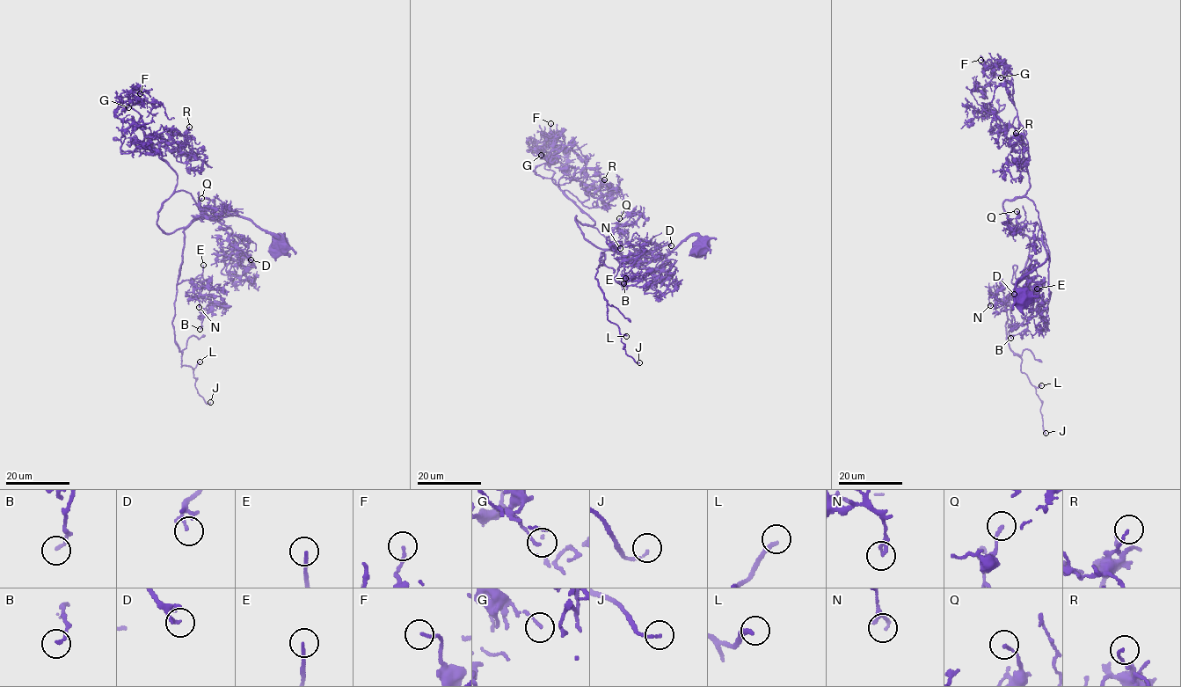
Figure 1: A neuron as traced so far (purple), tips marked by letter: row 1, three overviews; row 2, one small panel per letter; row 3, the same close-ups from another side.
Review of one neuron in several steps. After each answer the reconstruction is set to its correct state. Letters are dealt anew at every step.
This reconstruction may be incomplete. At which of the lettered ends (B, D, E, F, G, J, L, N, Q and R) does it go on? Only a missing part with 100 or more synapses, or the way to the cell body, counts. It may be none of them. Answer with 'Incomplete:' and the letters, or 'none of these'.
Incomplete: E, J

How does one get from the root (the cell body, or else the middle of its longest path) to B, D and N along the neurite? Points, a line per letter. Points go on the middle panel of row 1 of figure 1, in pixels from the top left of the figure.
B: (699, 248), (693, 235), (652, 261), (605, 252), (600, 264), (600, 257), (623, 289), (647, 273), (623, 283)
D: (699, 248), (690, 235), (631, 261), (653, 271), (646, 288), (657, 255), (642, 255), (671, 245)
N: (699, 248), (693, 235), (652, 261), (607, 251), (600, 264), (614, 276), (642, 251), (607, 243), (620, 248)

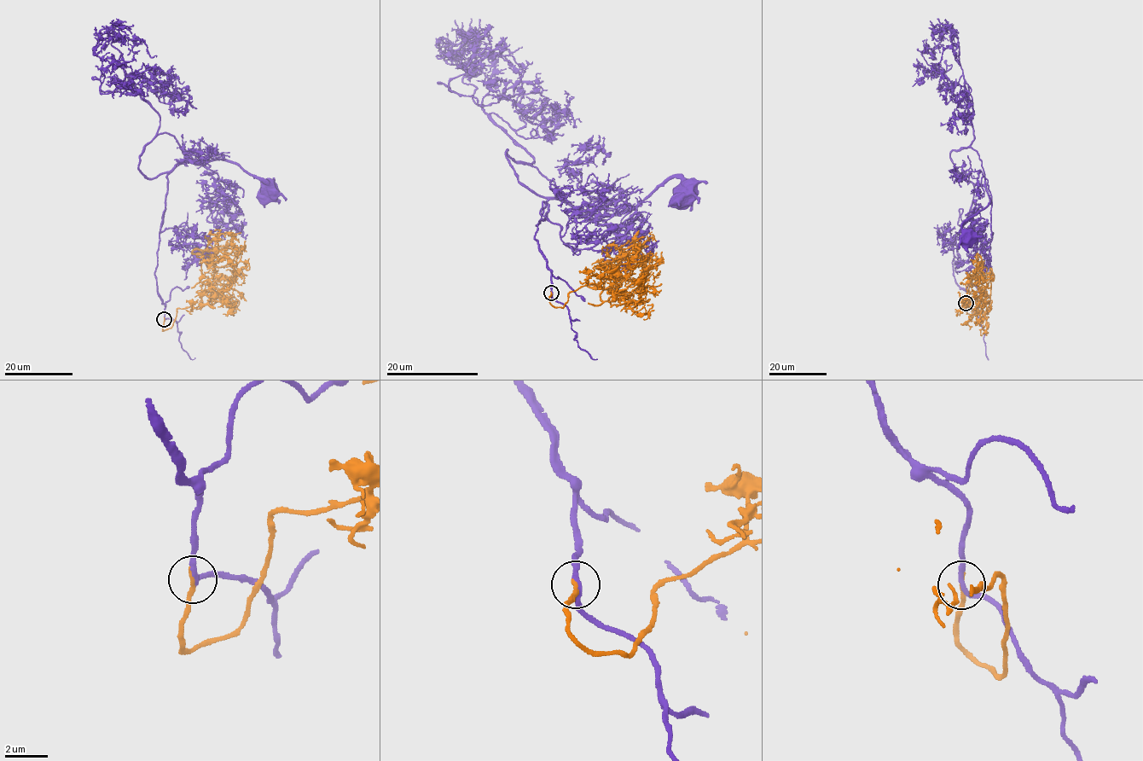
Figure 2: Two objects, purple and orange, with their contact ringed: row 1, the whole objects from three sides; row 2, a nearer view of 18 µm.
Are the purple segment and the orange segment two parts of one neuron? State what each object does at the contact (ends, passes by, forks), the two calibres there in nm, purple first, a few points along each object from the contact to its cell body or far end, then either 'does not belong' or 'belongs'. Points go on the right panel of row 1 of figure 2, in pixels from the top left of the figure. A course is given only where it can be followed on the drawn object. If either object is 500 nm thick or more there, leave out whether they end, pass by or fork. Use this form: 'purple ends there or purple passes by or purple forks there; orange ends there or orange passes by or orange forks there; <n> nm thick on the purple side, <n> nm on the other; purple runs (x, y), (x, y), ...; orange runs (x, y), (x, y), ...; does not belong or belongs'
purple passes by; orange ends there; 240 nm thick on the purple side, 220 nm on the other; purple runs (966, 304), (966, 293), (953, 272), (953, 242), (978, 184), (990, 203), (962, 225), (968, 239); orange runs (966, 304), (970, 316), (969, 299), (981, 304), (988, 297), (991, 273), (983, 267), (975, 277), (966, 272); belongs

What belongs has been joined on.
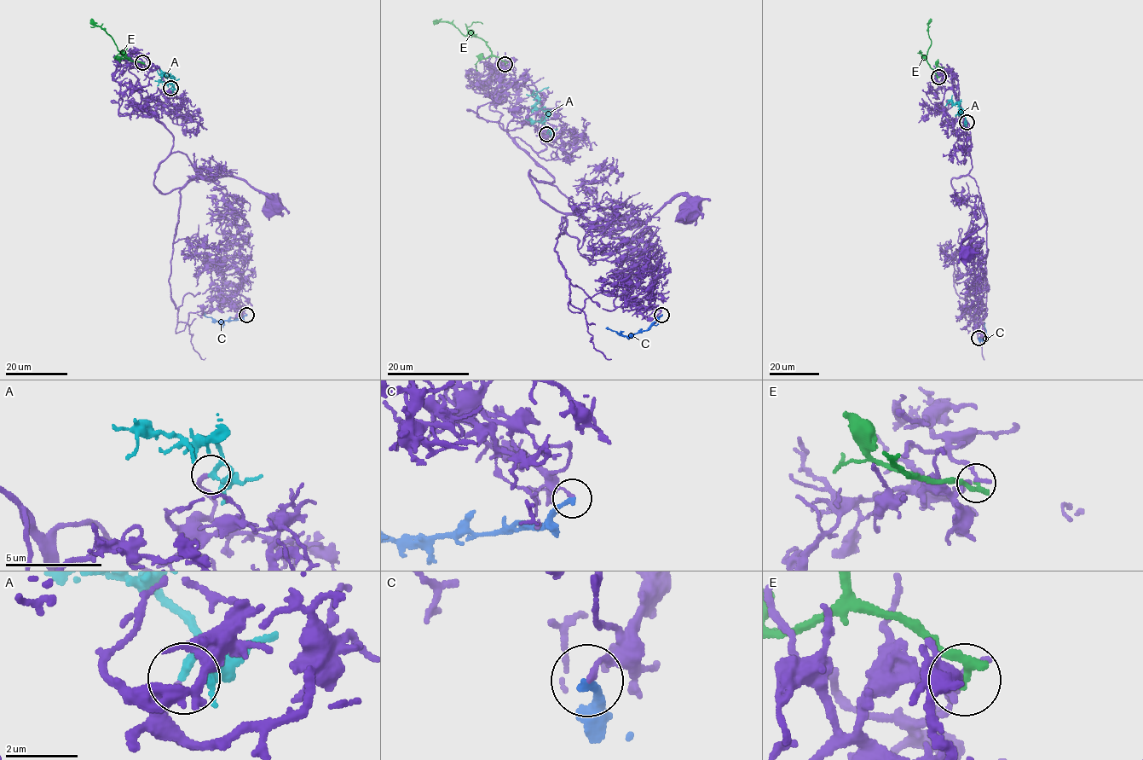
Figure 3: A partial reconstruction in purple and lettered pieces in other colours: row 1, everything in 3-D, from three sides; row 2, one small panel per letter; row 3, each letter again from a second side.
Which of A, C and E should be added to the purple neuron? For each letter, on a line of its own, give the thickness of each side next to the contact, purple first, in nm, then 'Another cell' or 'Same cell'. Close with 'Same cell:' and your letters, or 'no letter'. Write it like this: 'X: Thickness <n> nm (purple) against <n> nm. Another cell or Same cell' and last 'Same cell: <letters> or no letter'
A: Thickness 200 nm (purple) against 280 nm. Same cell
C: Thickness 130 nm (purple) against 240 nm. Another cell
E: Thickness 180 nm (purple) against 280 nm. Another cell
Same cell: A

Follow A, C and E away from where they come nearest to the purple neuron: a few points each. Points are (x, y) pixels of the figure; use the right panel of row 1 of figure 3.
A: (966, 122), (956, 103), (949, 101), (945, 106)
C: (978, 337), (984, 340), (984, 322)
E: (938, 77), (926, 60), (931, 43), (928, 25), (930, 18)

